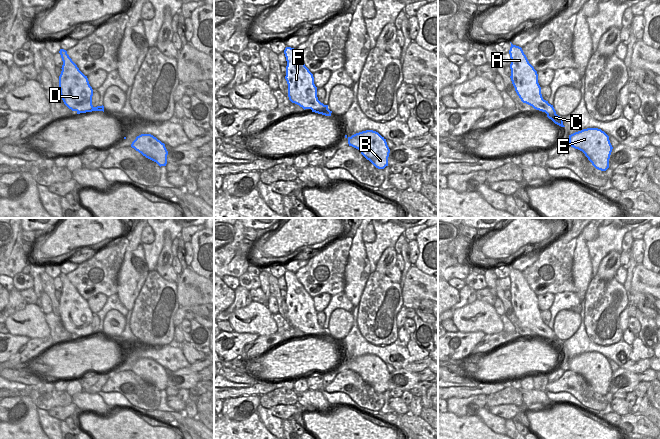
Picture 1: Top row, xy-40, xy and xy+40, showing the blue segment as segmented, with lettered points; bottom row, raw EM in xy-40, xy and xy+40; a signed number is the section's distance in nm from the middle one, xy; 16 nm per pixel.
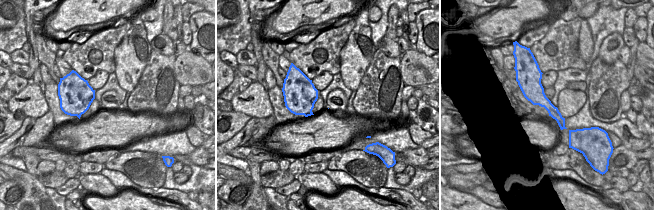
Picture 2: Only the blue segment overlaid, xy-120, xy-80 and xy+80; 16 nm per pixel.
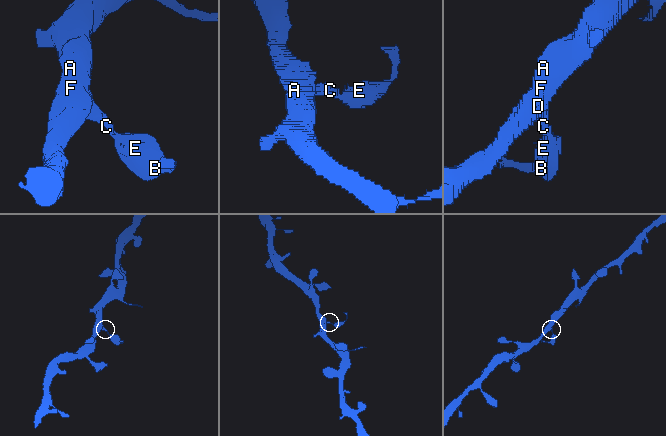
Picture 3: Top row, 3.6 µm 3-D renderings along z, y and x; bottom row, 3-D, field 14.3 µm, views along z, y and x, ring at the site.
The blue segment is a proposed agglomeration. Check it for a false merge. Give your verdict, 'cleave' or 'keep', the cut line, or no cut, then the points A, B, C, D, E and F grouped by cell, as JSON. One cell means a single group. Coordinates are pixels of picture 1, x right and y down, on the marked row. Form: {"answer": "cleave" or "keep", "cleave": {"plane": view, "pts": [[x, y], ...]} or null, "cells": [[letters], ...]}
{"answer": "keep", "cleave": null, "cells": [["A", "B", "C", "D", "E", "F"]]}

